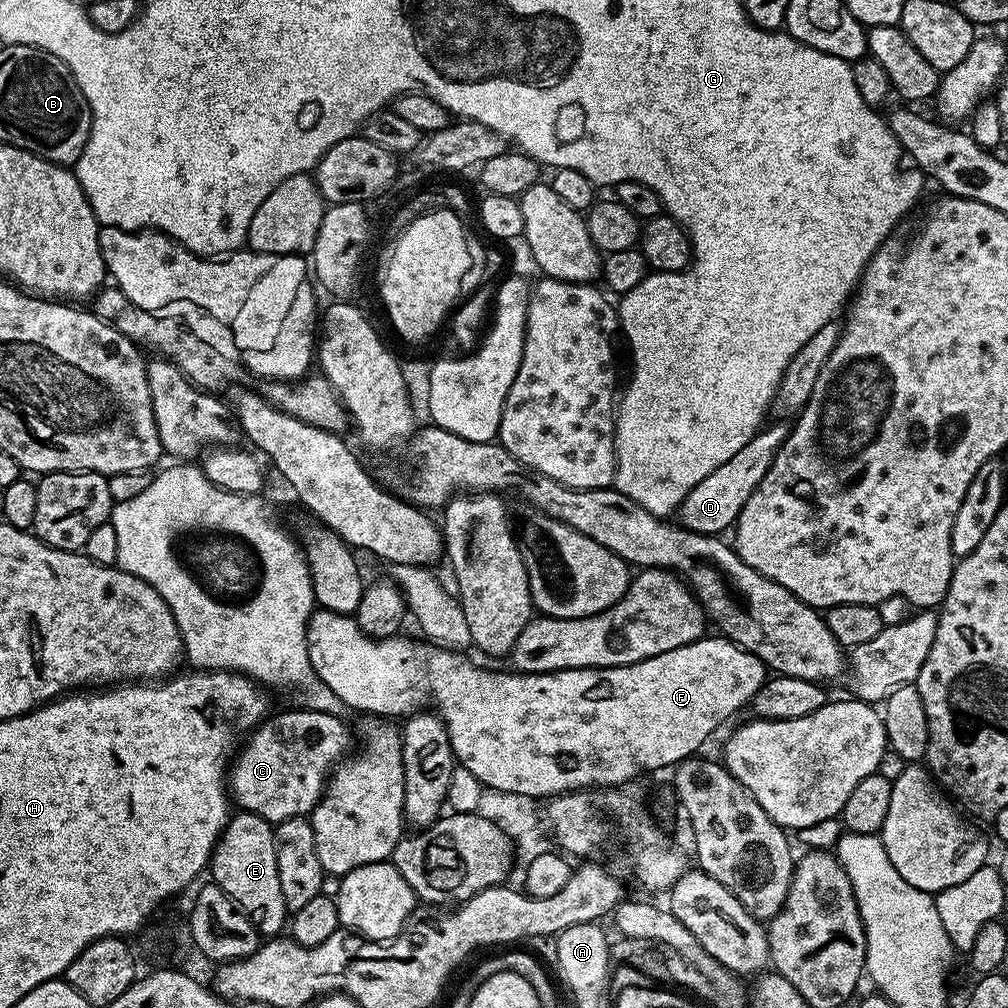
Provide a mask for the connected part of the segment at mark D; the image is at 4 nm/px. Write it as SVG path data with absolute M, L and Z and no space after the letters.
M769 423L761 427L756 435L750 438L750 442L746 442L746 446L742 446L738 454L734 454L734 458L722 462L722 466L718 466L714 474L698 482L698 486L694 486L690 494L686 494L678 509L678 520L683 527L689 528L691 532L700 532L704 536L715 536L724 534L727 528L729 531L735 525L740 511L746 506L746 502L750 502L750 494L754 494L762 478L766 478L766 470L770 470L777 450L789 434L790 428L787 423L776 423L780 424Z

